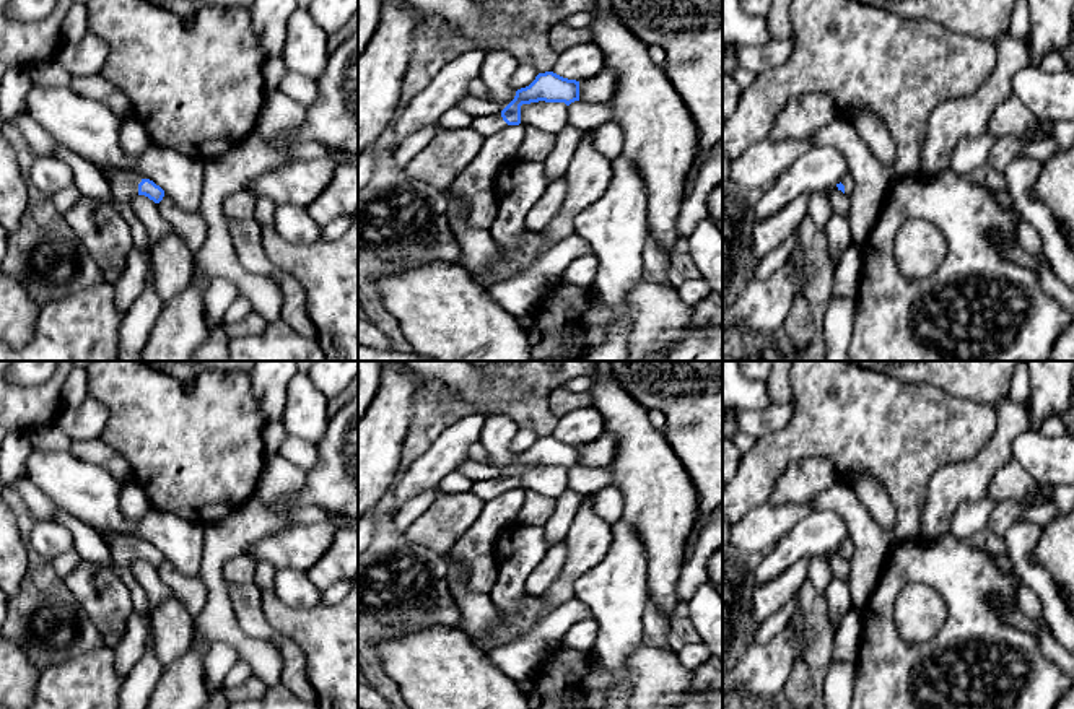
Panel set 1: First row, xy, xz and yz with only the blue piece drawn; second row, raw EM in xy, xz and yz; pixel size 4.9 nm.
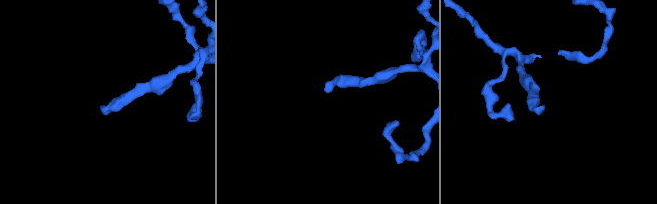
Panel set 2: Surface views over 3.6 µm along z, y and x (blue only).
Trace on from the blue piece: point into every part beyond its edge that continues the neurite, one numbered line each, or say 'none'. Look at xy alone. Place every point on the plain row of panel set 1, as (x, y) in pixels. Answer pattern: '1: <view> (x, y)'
1: xy (124, 548)

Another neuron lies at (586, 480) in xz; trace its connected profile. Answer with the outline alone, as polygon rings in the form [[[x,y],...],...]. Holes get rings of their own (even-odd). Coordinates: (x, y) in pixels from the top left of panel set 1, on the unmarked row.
[[[574,465],[568,470],[568,489],[589,496],[613,485],[613,475],[609,467]]]

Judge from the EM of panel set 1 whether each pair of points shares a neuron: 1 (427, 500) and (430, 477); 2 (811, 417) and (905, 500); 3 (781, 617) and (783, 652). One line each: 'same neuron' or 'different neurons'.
1: different neurons
2: same neuron
3: different neurons

